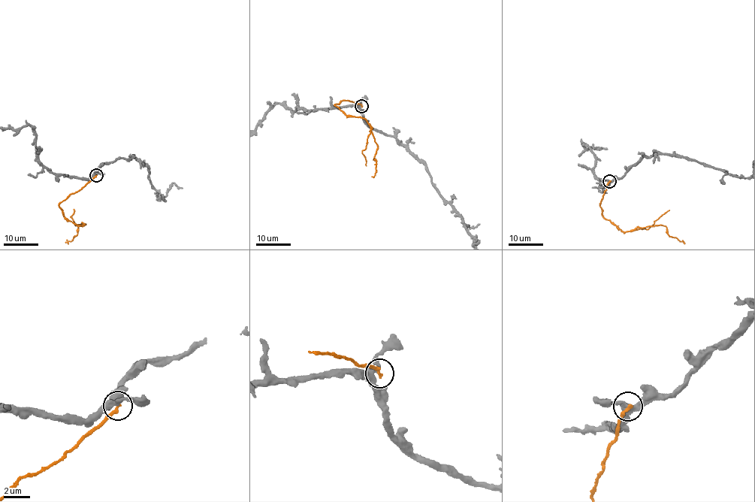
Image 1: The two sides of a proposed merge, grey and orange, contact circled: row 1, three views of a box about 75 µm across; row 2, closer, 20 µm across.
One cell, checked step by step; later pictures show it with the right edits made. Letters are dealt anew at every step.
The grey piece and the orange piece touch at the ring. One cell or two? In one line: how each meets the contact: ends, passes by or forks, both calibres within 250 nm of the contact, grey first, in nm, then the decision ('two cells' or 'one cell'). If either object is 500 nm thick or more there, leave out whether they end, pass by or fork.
grey passes by; orange ends there; 320 nm thick on the grey side, 240 nm on the other; two cells

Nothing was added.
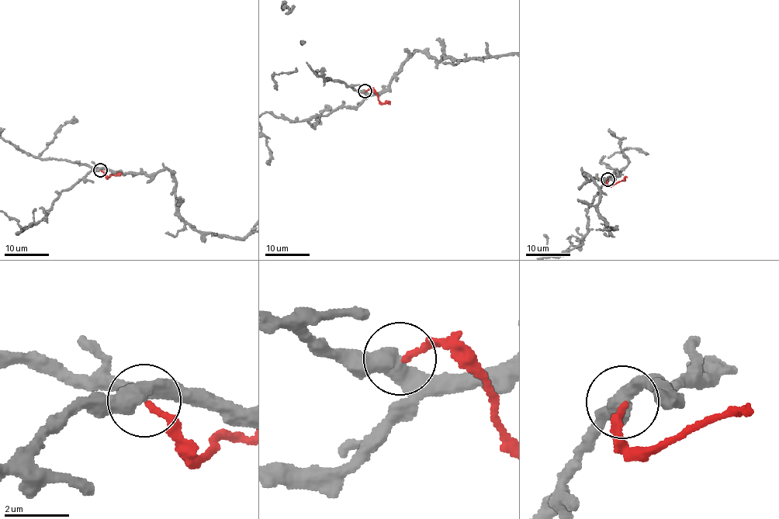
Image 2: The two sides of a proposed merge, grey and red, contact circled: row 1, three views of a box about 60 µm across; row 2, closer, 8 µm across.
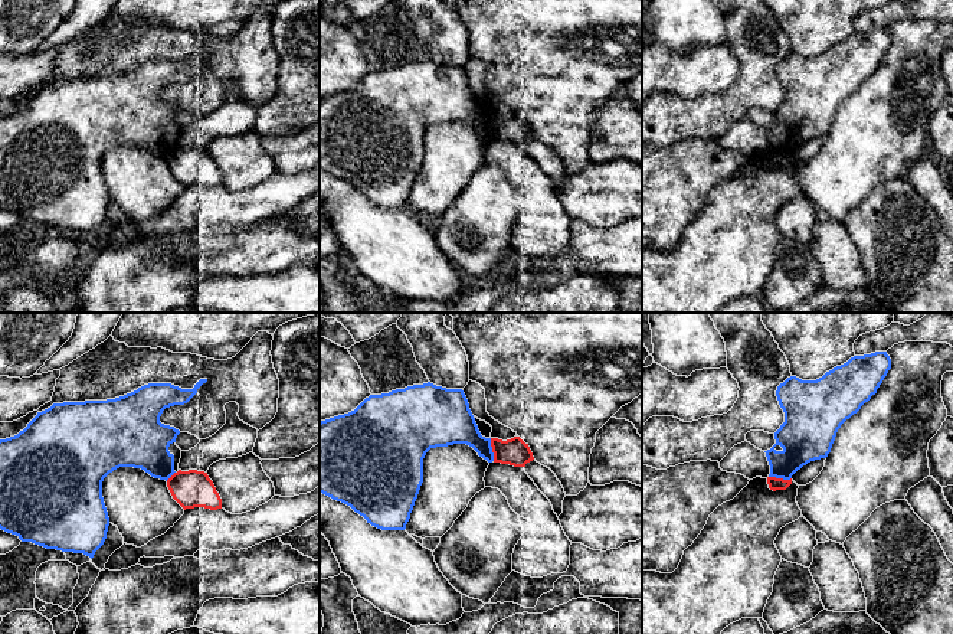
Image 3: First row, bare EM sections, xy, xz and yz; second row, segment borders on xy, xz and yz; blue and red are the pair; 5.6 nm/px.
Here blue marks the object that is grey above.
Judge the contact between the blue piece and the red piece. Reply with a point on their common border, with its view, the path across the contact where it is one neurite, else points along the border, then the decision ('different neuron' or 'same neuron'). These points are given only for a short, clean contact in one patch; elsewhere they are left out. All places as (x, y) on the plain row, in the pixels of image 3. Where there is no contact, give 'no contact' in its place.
xz (491, 127) | along xz (490, 115), (494, 137) | different neuron

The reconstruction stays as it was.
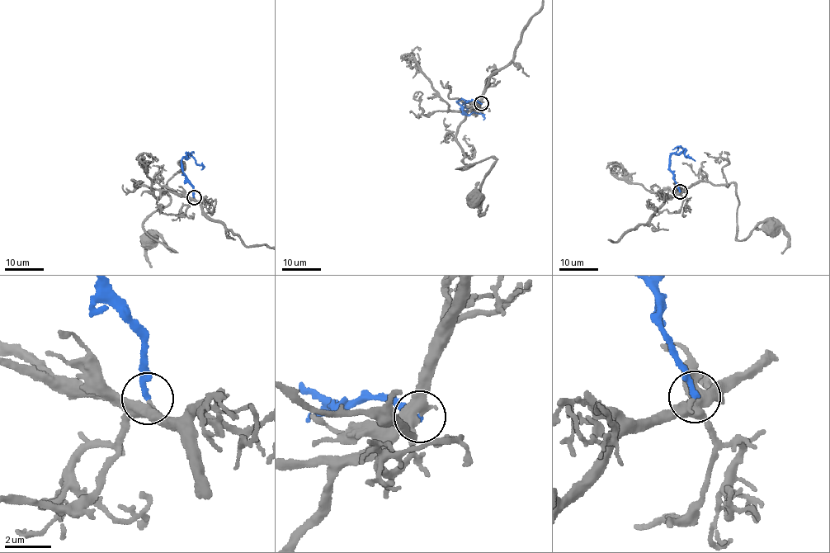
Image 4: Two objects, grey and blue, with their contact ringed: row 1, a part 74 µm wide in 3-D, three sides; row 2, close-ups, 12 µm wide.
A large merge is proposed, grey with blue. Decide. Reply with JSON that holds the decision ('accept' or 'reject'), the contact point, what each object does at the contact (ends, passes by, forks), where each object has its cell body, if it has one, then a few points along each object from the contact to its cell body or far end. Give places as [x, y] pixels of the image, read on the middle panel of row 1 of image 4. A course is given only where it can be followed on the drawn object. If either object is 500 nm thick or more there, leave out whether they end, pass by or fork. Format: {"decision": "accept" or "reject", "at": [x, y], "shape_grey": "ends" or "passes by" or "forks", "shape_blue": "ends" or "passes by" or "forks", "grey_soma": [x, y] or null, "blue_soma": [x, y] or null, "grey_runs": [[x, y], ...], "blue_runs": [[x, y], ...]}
{"decision": "accept", "at": [481, 103], "shape_grey": "passes by", "shape_blue": "ends", "grey_soma": [474, 198], "blue_soma": null, "grey_runs": [[482, 103], [466, 114], [456, 133], [462, 160], [475, 163], [457, 168], [495, 159], [474, 196]], "blue_runs": [[481, 103], [456, 101], [465, 114], [480, 113], [483, 120]]}

